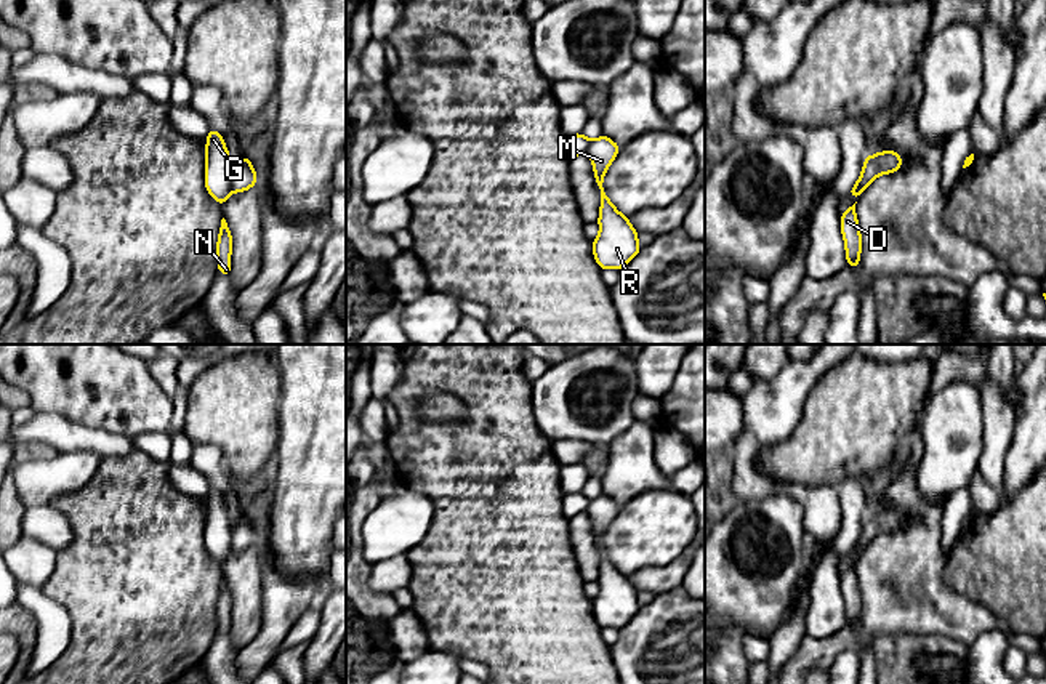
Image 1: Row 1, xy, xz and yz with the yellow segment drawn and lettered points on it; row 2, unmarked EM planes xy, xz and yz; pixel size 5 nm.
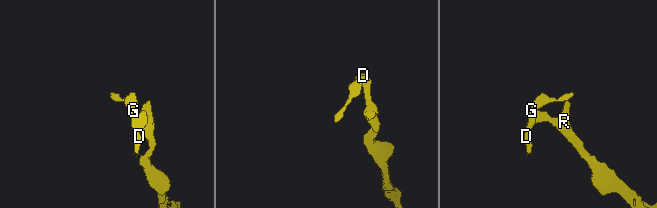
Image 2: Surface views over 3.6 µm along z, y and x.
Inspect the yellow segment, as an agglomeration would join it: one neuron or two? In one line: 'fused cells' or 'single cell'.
fused cells

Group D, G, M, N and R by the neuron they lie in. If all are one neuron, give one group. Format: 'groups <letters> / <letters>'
groups D G N / M R

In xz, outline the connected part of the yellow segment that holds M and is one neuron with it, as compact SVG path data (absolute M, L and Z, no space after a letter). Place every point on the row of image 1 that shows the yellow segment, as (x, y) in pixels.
M601 135L591 141L586 154L589 155L594 168L594 178L601 192L601 210L597 224L599 235L593 240L593 253L601 269L623 269L641 250L638 242L638 231L630 224L609 200L604 189L604 175L617 154L620 146L610 138Z

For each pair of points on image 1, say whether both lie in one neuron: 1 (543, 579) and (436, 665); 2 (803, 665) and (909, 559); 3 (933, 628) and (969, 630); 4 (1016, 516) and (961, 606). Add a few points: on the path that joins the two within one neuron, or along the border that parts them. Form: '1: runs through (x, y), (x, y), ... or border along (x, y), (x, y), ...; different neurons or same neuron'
1: border along (430, 647), (452, 651), (463, 657); different neurons
2: runs through (835, 644), (856, 636), (896, 591); same neuron
3: runs through (942, 628), (960, 630); same neuron
4: border along (942, 569), (942, 579), (957, 593), (998, 617); different neurons

